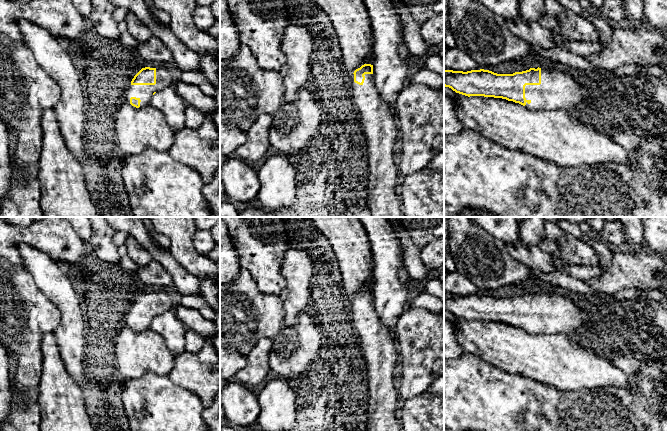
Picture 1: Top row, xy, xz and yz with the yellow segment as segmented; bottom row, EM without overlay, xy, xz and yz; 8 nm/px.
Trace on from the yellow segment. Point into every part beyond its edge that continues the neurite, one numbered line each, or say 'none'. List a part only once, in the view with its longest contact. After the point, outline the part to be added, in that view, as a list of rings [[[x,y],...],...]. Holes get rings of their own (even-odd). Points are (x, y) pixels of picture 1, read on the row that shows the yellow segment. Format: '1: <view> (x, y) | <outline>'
1: yz (558, 90) | [[[541,68],[541,84],[525,86],[525,98],[531,101],[530,104],[526,102],[525,106],[534,110],[560,109],[569,112],[580,103],[601,95],[622,95],[631,90],[644,94],[649,99],[654,98],[652,84],[638,75],[616,77],[599,86],[584,87],[572,74]]]

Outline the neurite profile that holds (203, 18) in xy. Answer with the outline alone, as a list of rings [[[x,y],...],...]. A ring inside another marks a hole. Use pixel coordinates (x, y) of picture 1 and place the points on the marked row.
[[[197,6],[193,14],[193,21],[197,28],[206,31],[217,21],[217,19],[212,14],[209,6]]]

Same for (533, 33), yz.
[[[521,16],[516,21],[505,20],[508,29],[517,37],[545,49],[562,48],[566,51],[577,54],[583,58],[590,55],[597,55],[600,52],[598,42],[555,42],[549,30],[542,27],[538,22],[528,22]]]

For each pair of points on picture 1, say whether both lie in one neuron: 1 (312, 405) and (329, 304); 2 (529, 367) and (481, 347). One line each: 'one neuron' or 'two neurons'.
1: one neuron
2: one neuron

